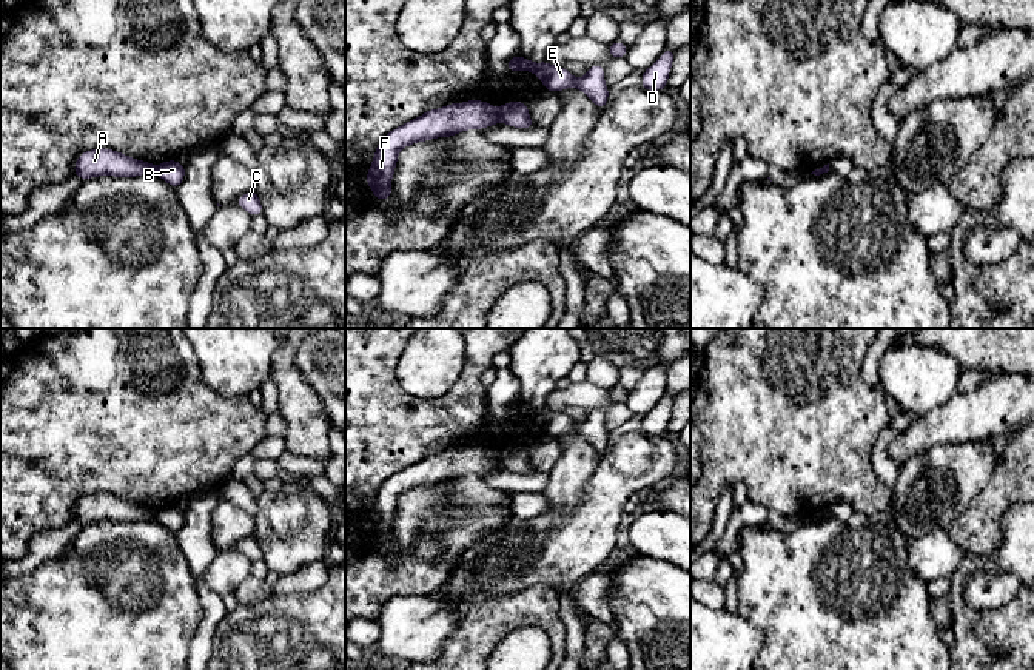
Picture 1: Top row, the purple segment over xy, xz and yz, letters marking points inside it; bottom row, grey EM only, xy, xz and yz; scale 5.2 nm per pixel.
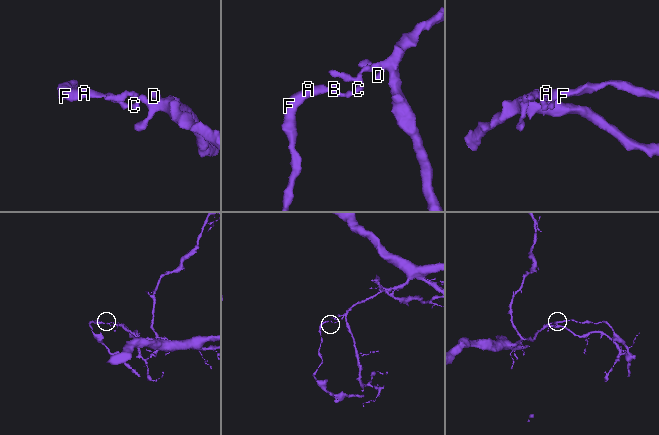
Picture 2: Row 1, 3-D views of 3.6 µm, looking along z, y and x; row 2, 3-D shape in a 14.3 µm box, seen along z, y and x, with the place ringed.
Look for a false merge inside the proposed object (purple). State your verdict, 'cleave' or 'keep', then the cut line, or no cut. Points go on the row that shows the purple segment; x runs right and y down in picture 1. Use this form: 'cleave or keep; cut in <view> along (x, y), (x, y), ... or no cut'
cleave; cut in xz along (496, 110), (501, 120)

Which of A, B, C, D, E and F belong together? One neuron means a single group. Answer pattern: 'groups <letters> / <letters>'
groups A F / B C D E

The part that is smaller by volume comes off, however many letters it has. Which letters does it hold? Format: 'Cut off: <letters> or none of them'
Cut off: A, F

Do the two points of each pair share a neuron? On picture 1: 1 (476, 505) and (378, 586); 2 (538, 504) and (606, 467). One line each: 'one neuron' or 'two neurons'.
1: one neuron
2: two neurons

